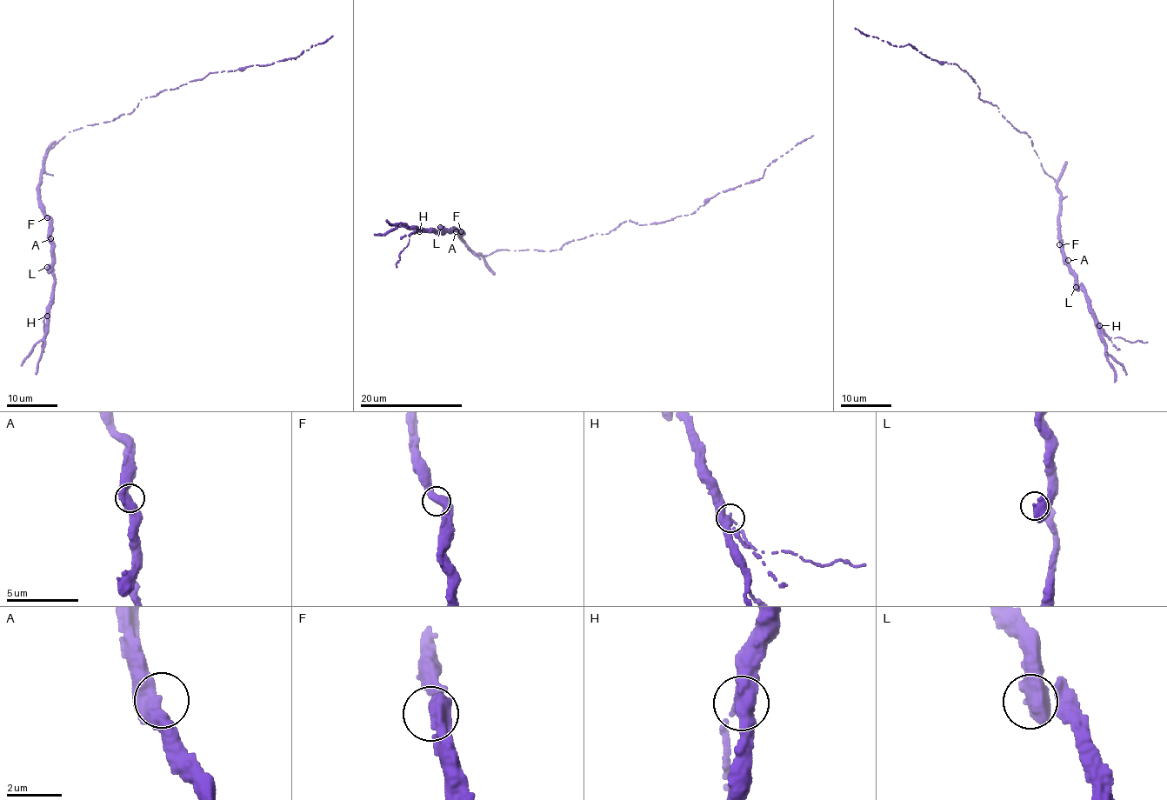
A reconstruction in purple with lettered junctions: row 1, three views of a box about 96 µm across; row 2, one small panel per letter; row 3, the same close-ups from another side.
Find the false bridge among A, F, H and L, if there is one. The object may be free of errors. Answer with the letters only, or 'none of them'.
H

